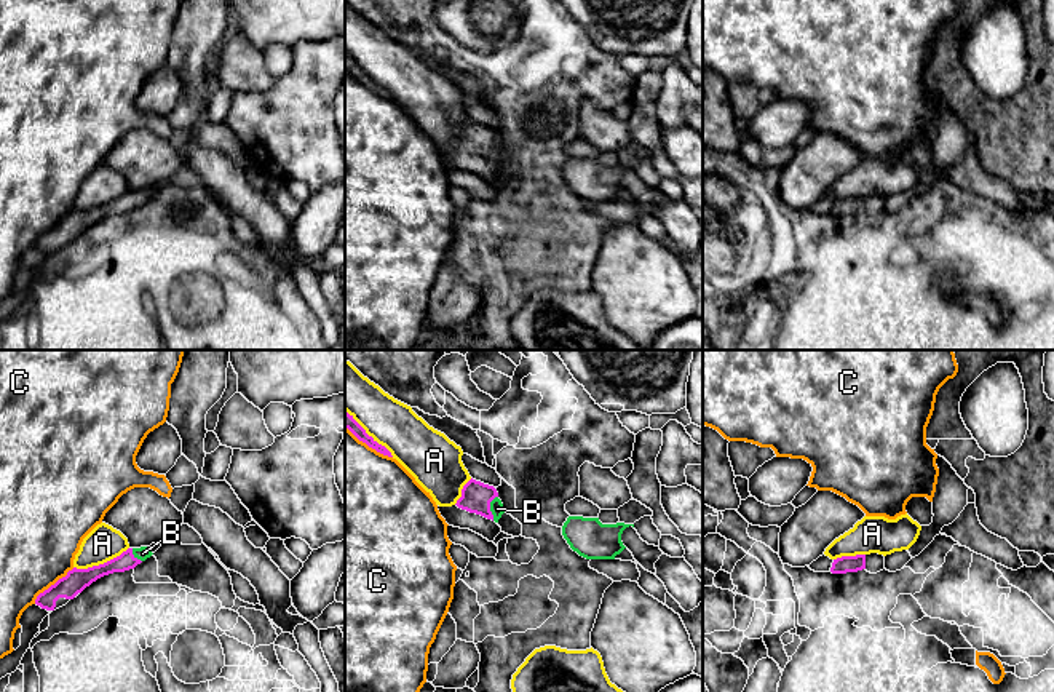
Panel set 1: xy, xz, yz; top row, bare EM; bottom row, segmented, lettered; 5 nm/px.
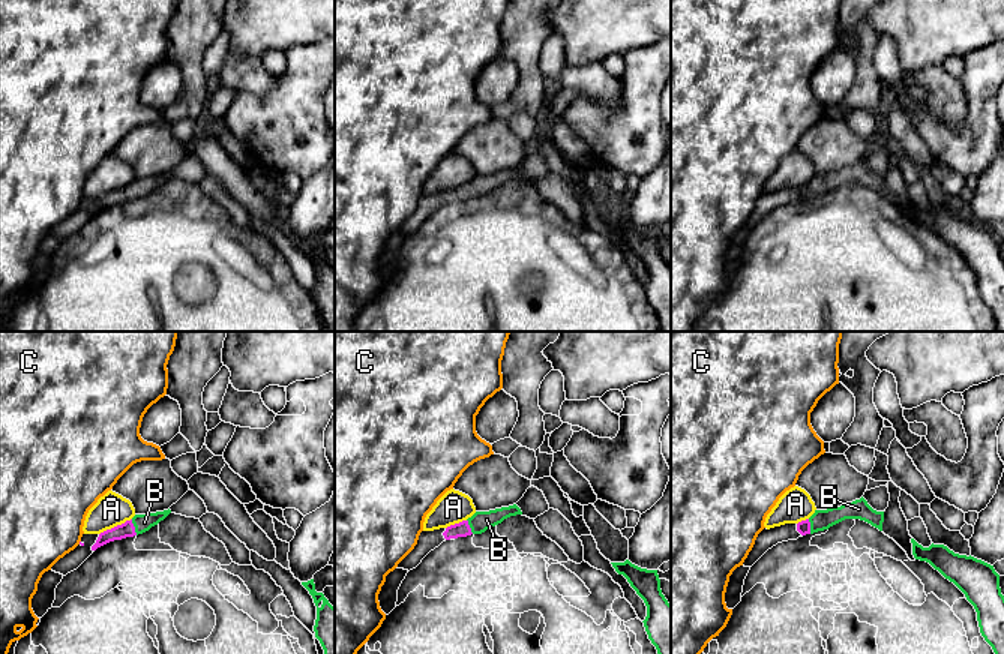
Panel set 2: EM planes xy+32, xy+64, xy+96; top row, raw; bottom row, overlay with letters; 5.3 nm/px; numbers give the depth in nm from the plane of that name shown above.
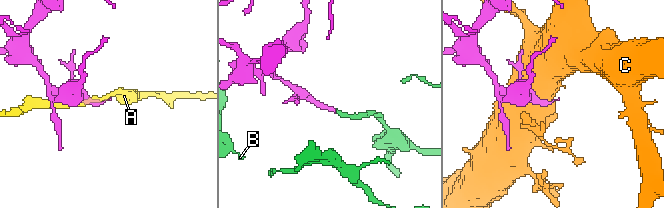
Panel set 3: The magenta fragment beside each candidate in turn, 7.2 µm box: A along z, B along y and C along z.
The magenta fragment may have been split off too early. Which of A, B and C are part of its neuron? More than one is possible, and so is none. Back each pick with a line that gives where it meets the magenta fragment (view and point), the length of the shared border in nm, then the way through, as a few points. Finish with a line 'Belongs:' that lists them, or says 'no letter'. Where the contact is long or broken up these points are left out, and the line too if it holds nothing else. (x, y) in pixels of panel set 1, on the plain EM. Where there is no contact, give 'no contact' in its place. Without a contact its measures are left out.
B: contact xz (489, 151); length 130 nm; way xz (476, 139), (489, 151), (497, 151)
Belongs: B

